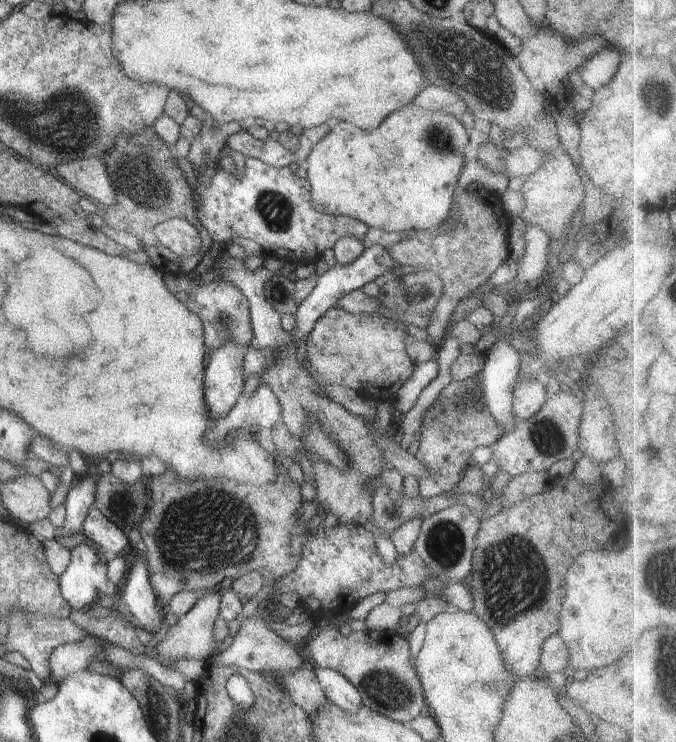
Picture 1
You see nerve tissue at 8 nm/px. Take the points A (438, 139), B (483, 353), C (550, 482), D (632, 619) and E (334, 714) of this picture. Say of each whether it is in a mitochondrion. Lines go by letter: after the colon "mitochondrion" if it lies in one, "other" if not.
A: mitochondrion
B: other
C: other
D: other
E: other

